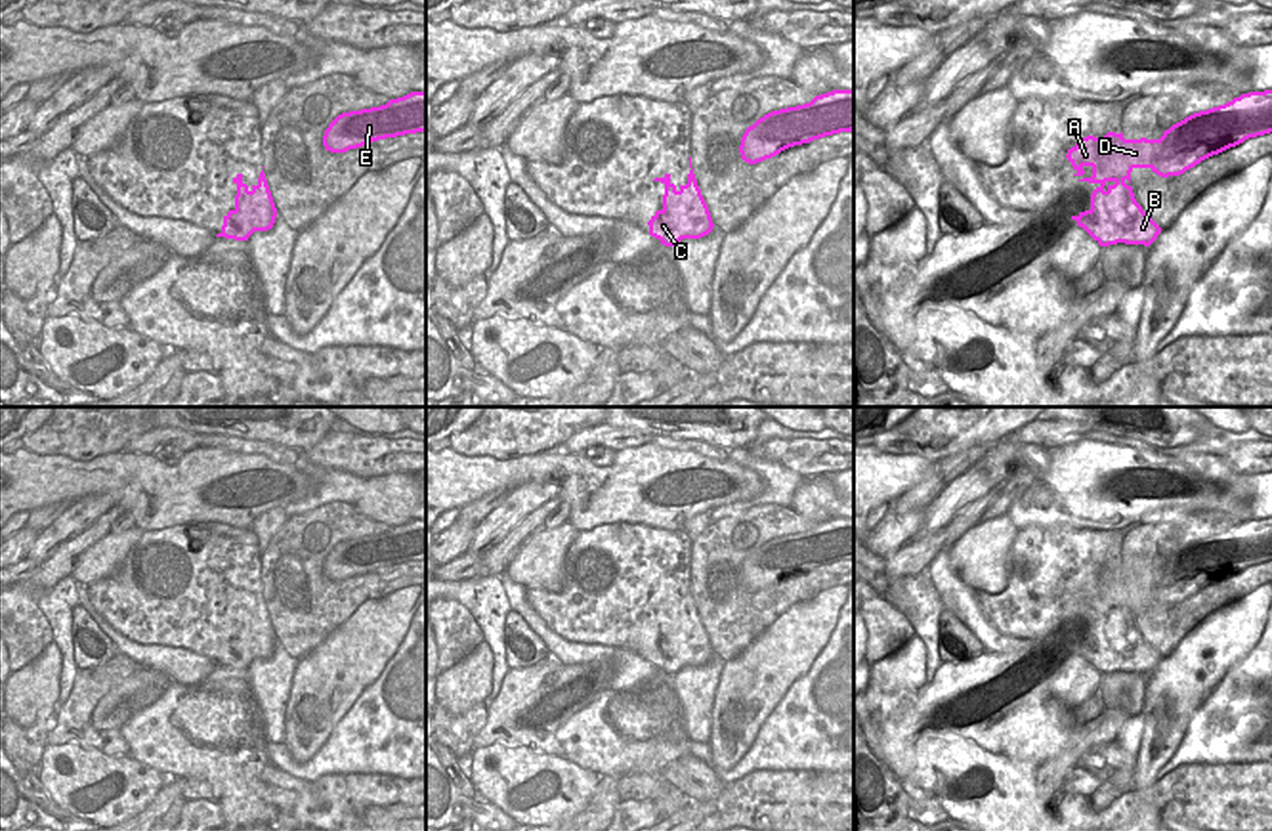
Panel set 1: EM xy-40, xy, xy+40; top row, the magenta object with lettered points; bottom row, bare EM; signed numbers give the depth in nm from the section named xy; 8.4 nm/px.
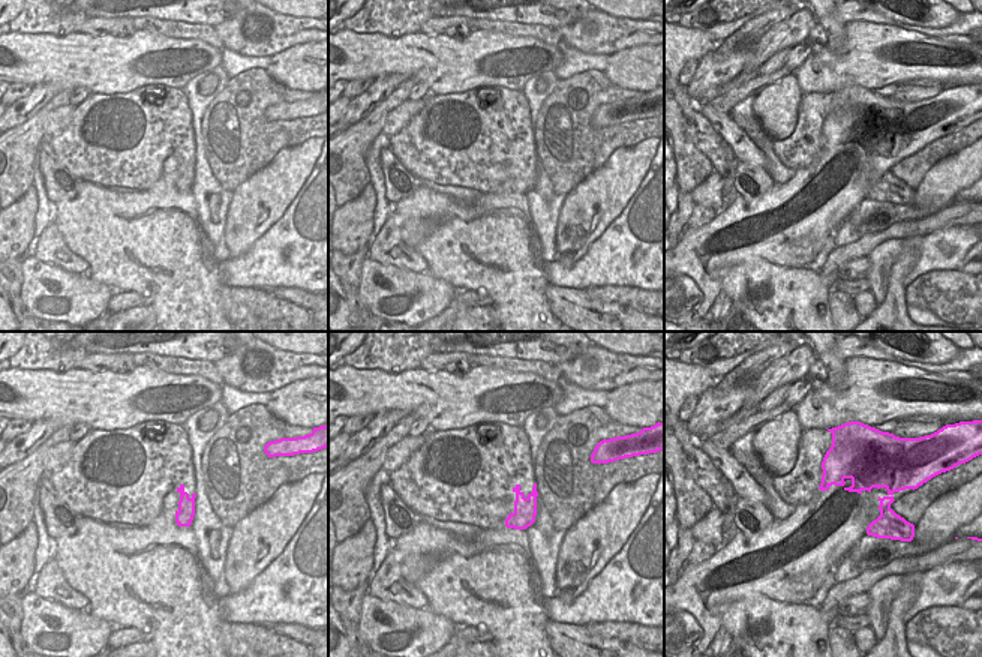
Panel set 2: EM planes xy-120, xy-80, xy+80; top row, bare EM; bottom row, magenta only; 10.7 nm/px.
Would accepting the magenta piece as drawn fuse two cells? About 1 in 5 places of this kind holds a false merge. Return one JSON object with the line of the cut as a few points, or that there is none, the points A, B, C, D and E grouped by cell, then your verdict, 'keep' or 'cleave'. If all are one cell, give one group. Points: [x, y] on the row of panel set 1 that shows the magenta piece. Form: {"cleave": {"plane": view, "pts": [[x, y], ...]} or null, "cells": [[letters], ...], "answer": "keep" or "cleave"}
{"cleave": null, "cells": [["A", "B", "C", "D", "E"]], "answer": "keep"}

